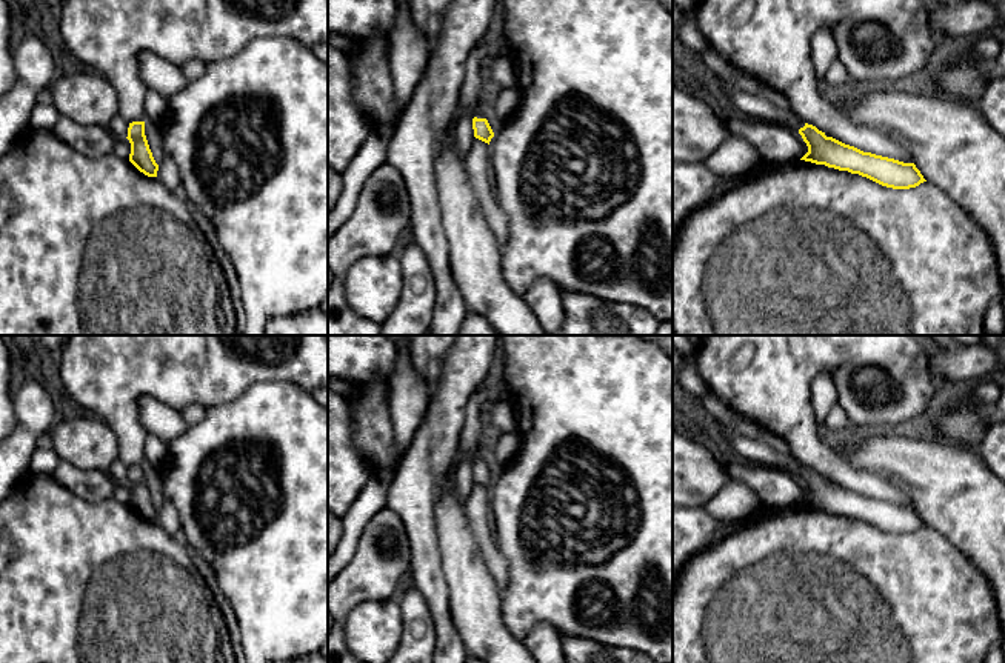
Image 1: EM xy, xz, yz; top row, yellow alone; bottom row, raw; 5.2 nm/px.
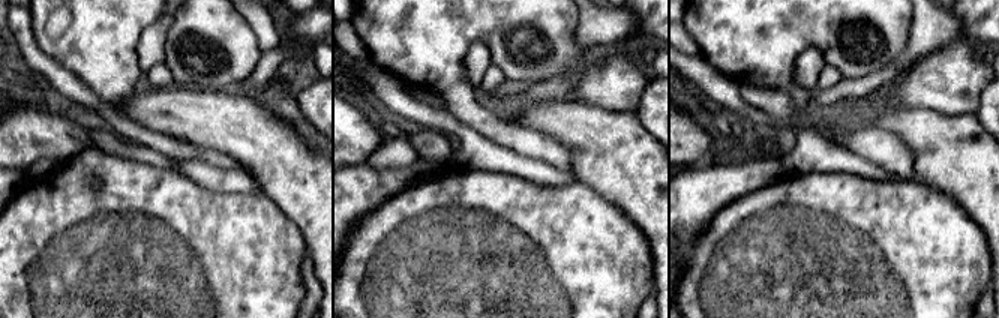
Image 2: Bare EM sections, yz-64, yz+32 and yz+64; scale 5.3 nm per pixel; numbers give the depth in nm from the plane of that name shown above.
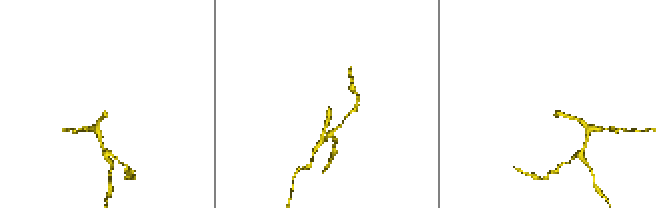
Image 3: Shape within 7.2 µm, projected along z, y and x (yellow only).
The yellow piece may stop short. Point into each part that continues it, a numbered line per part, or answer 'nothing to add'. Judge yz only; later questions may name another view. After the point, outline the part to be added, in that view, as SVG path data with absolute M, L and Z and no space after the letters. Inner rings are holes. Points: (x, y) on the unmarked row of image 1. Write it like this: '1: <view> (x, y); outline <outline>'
1: yz (756, 453); outline M711 420L710 426L719 426L733 449L753 465L780 468L788 471L796 478L799 478L799 474L805 471L805 468L794 458L793 454L780 454L765 443L733 431L720 420Z

